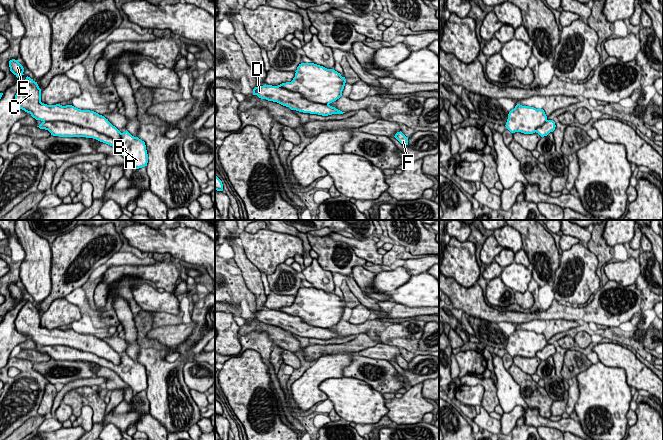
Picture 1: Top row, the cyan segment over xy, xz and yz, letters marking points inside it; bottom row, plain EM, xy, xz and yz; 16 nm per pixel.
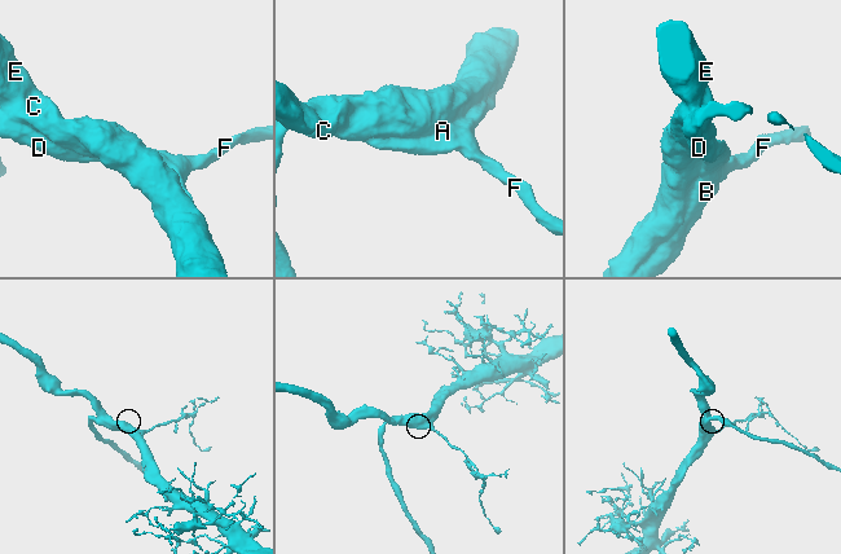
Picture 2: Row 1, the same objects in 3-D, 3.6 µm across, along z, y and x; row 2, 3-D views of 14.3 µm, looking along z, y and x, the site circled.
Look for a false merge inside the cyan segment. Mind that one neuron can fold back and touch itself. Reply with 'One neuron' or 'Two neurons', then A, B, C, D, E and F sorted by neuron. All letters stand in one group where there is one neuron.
One neuron. Groups: A B C D E F

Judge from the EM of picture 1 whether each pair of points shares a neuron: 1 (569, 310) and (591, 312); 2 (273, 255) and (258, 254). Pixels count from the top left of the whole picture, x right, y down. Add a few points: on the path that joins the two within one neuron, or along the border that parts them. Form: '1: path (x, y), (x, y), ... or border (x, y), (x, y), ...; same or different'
1: path (574, 312), (586, 312); same
2: path (269, 254), (262, 254); same

